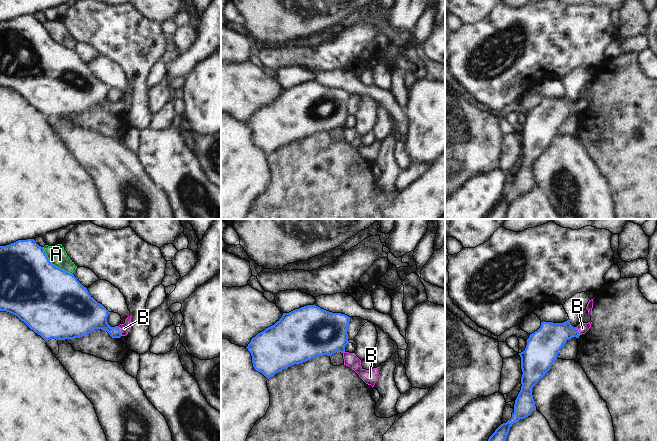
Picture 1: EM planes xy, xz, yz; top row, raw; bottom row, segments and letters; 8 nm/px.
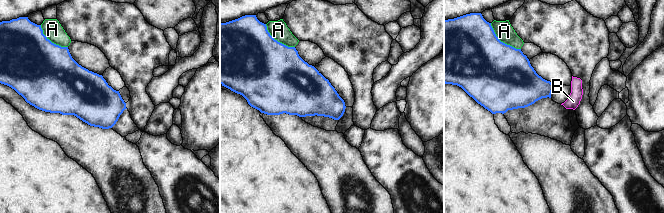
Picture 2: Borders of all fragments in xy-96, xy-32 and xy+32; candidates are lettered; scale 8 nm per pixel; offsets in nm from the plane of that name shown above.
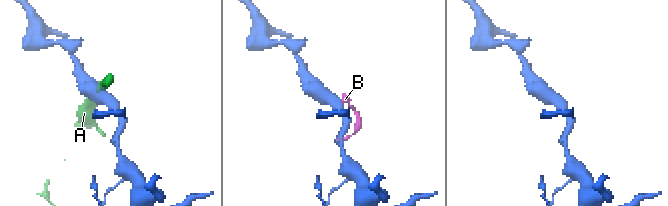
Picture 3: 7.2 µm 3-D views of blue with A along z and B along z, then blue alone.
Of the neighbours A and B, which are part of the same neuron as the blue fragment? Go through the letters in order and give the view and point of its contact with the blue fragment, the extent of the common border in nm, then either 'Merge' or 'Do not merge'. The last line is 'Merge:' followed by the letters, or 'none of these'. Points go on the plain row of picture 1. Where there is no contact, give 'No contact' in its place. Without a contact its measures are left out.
A: Touches blue at xy (54, 41). Shared border 320 nm. Do not merge
B: Touches blue at xy (119, 107). Shared border 90 nm. Merge
Merge: B.

